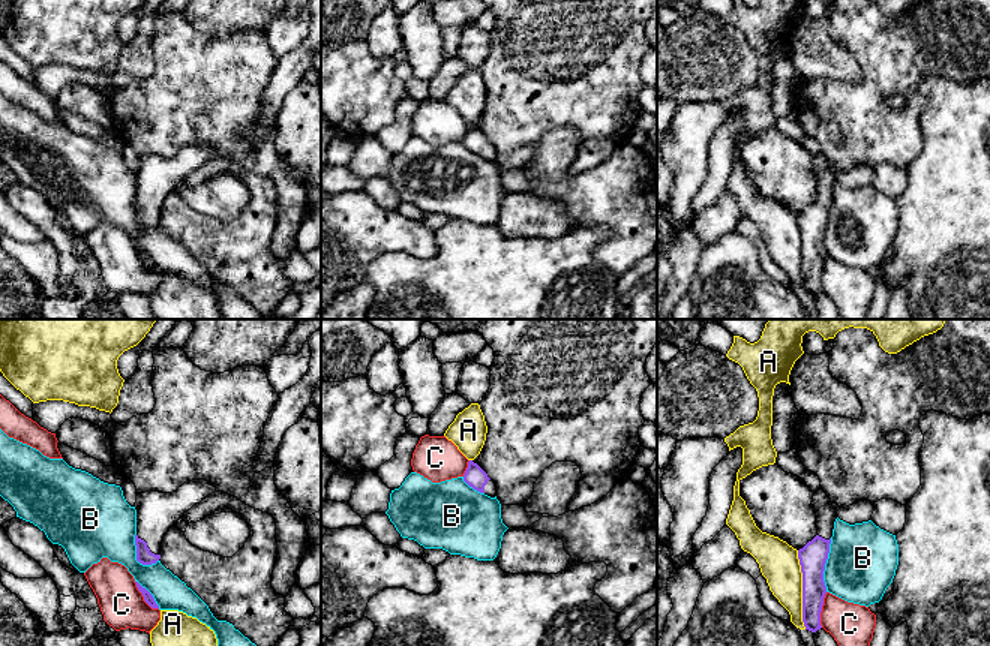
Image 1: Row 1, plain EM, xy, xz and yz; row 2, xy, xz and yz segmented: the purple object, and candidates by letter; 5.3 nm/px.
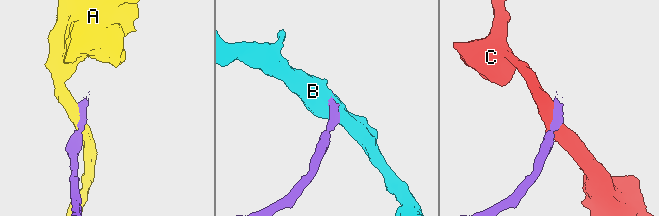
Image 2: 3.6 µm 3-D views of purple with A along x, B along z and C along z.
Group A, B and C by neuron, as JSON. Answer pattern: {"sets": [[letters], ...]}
{"sets": [["A"], ["B"], ["C"]]}

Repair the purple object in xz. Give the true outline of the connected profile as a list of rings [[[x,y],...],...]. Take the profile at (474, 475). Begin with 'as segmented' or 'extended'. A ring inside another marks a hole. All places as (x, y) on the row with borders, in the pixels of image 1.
extended; [[[472,460],[468,462],[468,468],[464,474],[464,481],[474,490],[484,493],[490,498],[496,496],[496,486],[488,477],[488,474]]]

